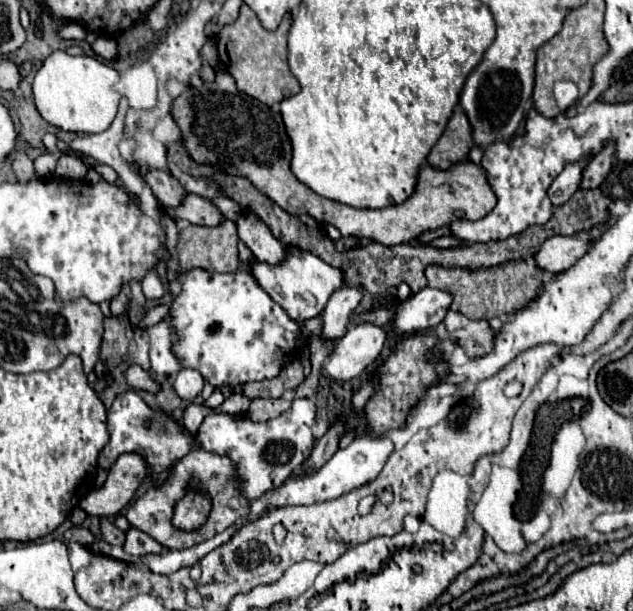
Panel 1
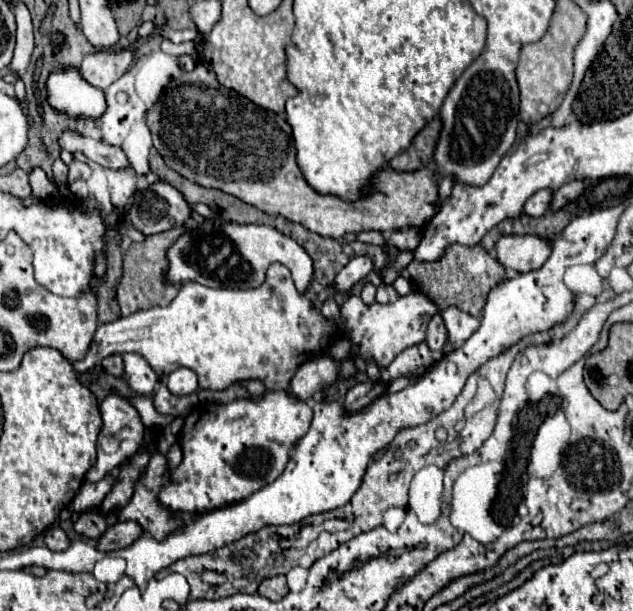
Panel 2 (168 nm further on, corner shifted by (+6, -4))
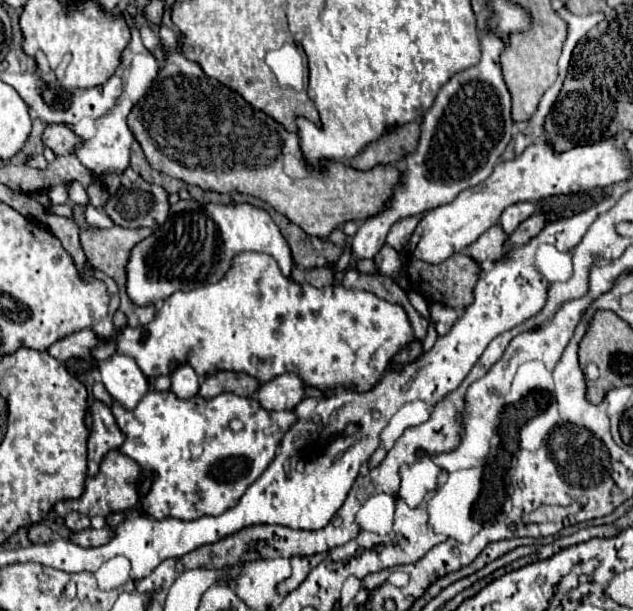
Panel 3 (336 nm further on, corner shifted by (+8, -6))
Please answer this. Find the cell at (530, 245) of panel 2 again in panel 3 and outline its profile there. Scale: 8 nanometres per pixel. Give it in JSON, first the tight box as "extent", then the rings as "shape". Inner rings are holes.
{"extent":[470,225,508,263],"shape":[[[494,225],[492,229],[488,229],[474,245],[470,245],[470,255],[482,263],[486,259],[490,261],[504,261],[506,259],[506,249],[504,249],[504,243],[508,239],[508,233],[500,227],[500,225]]]}

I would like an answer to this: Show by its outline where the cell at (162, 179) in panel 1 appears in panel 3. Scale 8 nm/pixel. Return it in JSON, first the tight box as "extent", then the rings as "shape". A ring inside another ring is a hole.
{"extent":[42,125,82,155],"shape":[[[48,125],[42,141],[46,147],[50,147],[56,155],[68,155],[74,153],[76,147],[82,145],[82,137],[78,137],[74,131],[70,131],[66,125]]]}

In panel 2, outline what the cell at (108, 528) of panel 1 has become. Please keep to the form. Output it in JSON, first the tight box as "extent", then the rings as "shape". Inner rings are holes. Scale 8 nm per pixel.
{"extent":[74,511,106,539],"shape":[[[88,511],[88,513],[82,513],[78,517],[78,521],[74,523],[74,531],[88,537],[88,539],[98,539],[104,531],[106,531],[106,521],[104,517],[98,513],[98,511]]]}

